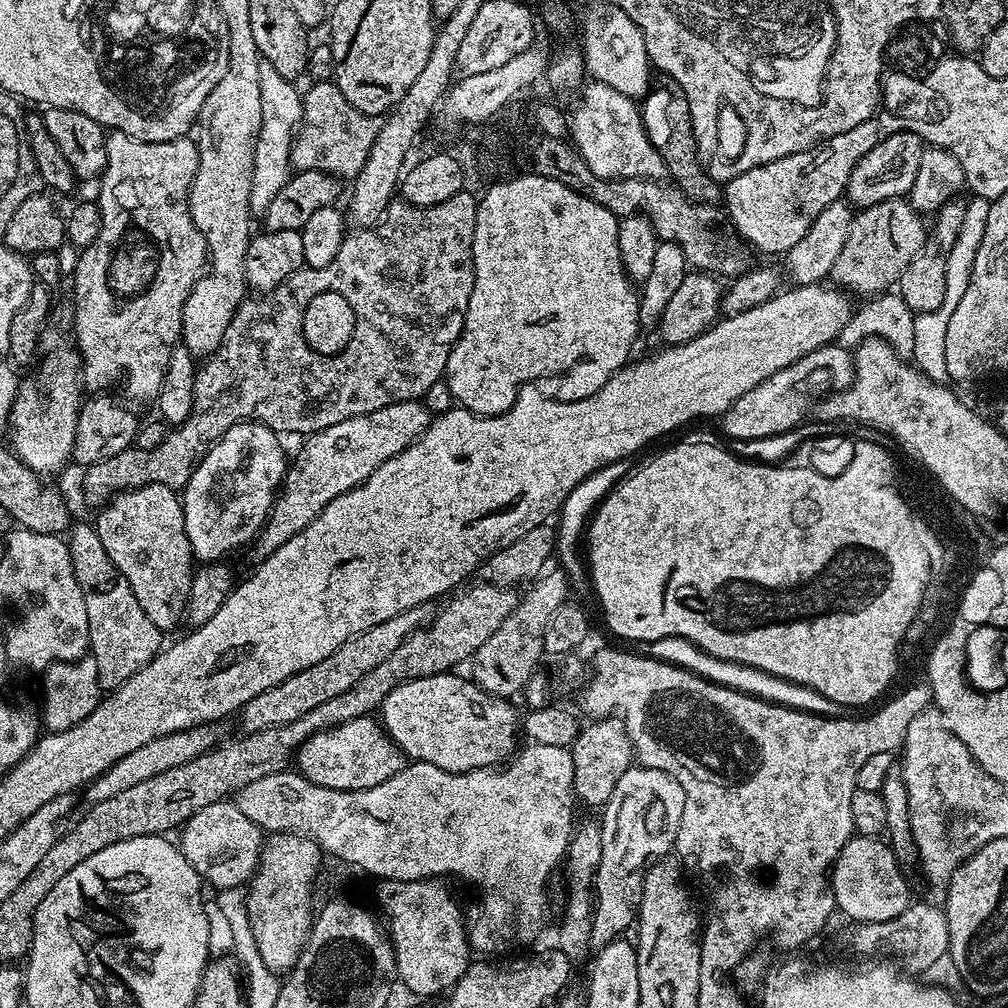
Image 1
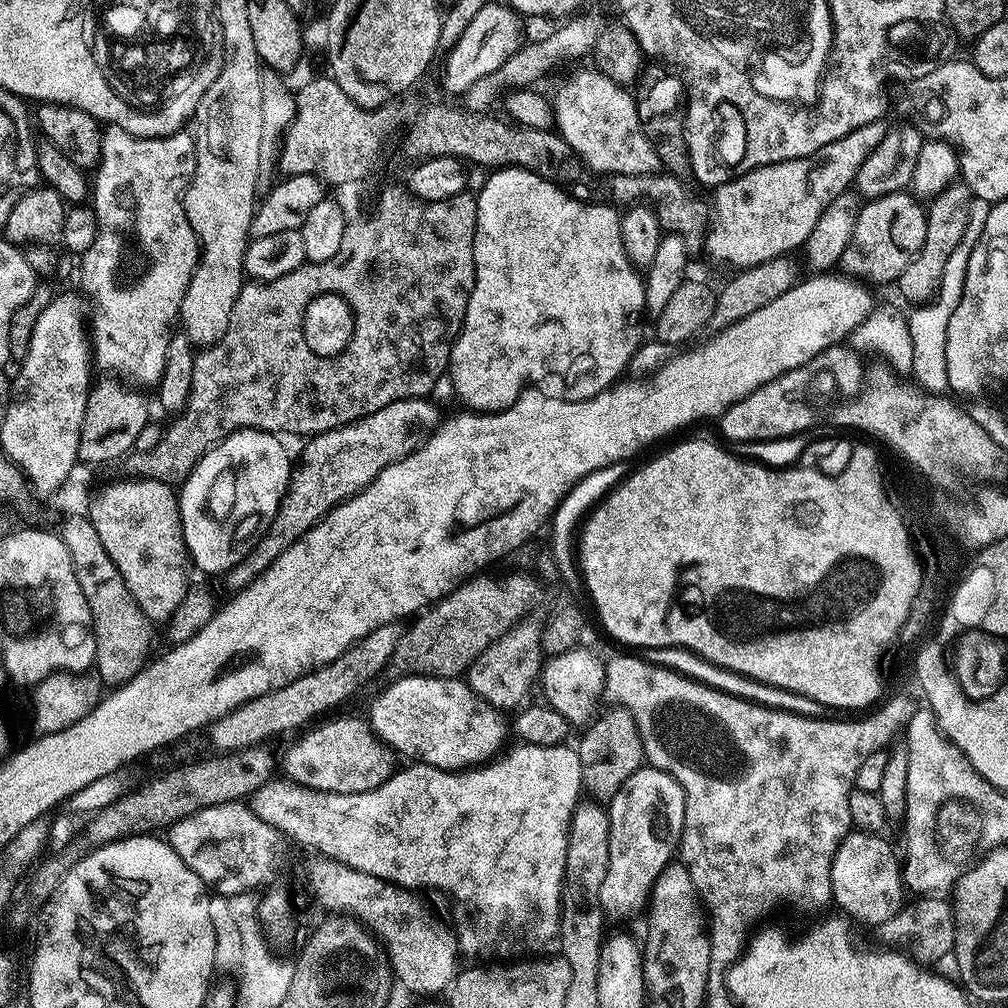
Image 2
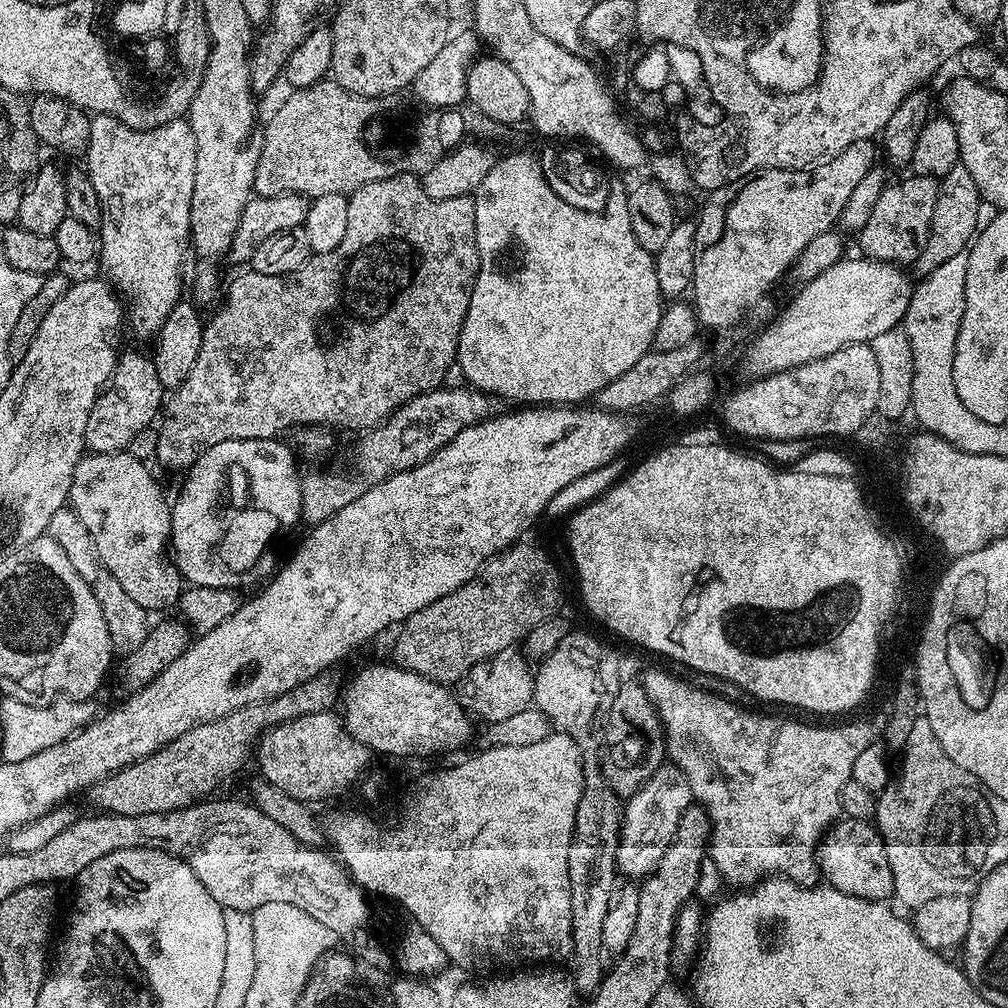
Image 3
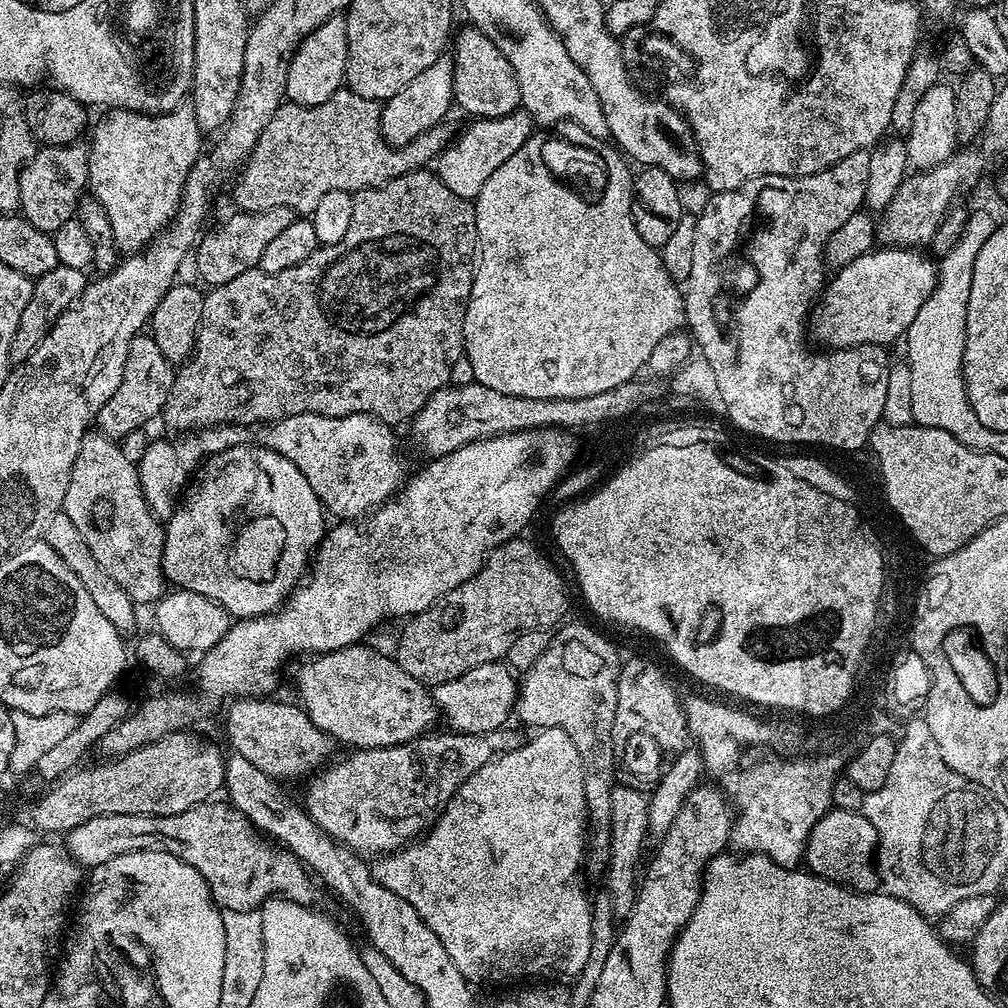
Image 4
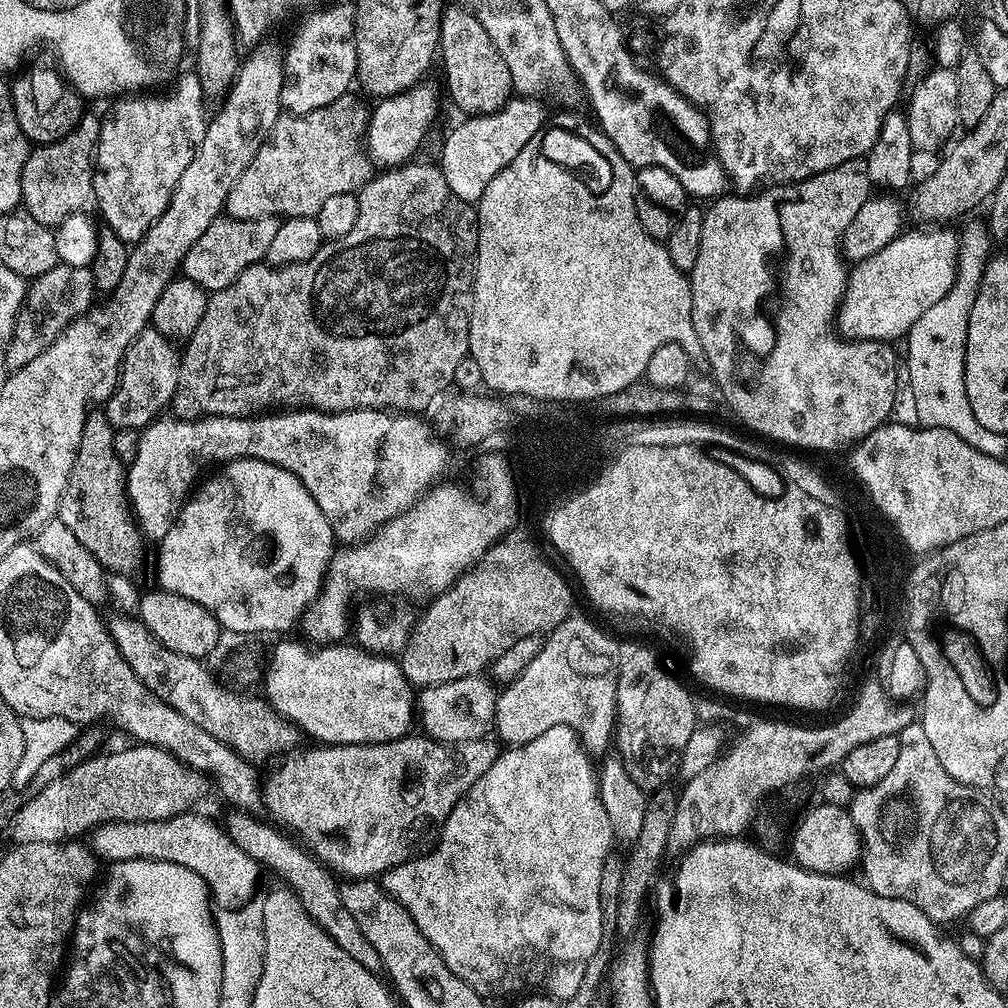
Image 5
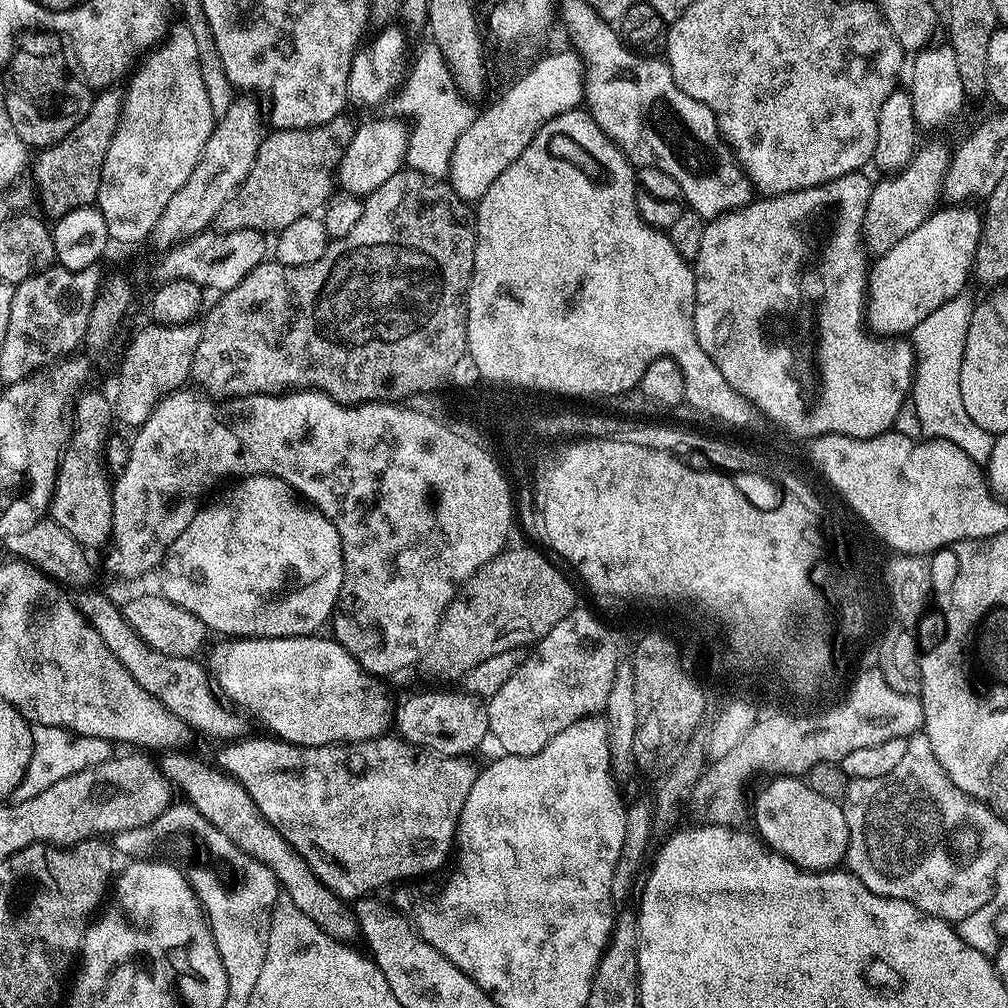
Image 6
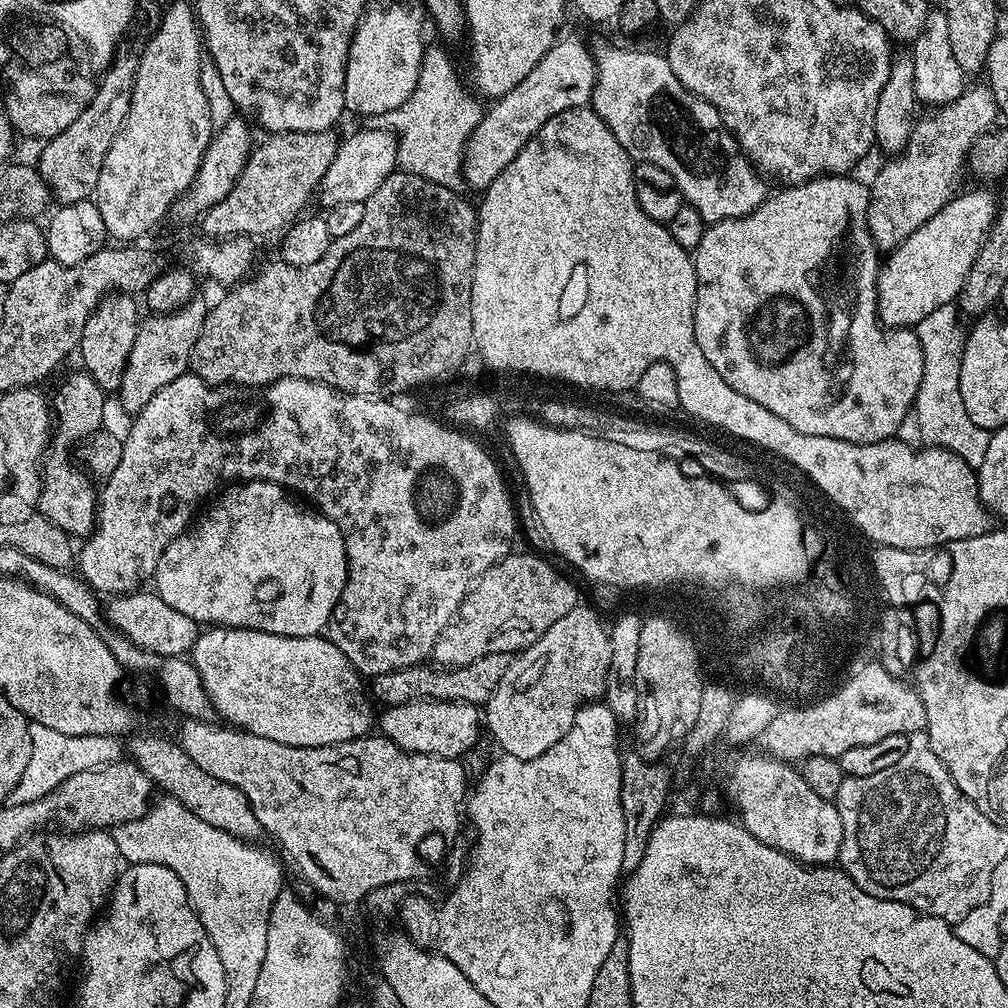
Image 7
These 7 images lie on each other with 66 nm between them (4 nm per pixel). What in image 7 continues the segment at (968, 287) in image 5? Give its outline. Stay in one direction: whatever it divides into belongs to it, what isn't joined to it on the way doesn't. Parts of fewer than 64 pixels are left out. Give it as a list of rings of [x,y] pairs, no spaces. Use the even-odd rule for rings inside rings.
[[[955,303],[938,306],[934,314],[926,314],[922,322],[914,326],[918,342],[922,346],[922,382],[914,405],[914,415],[918,420],[921,438],[925,445],[933,448],[946,448],[977,470],[986,458],[986,446],[990,435],[989,429],[974,426],[966,406],[962,406],[960,393],[960,363],[962,362],[962,328],[960,332],[961,313]]]

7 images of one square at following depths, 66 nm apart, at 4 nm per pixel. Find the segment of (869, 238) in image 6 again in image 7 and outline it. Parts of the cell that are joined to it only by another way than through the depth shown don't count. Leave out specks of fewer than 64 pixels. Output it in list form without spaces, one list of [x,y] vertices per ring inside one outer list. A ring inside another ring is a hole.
[[[965,87],[964,93],[954,102],[941,104],[929,116],[921,115],[912,125],[907,146],[891,157],[889,164],[880,168],[880,173],[870,180],[870,199],[866,223],[868,235],[877,249],[887,254],[897,248],[918,226],[930,222],[942,206],[954,195],[952,187],[956,175],[966,164],[966,154],[972,144],[997,123],[998,109],[991,88]]]

